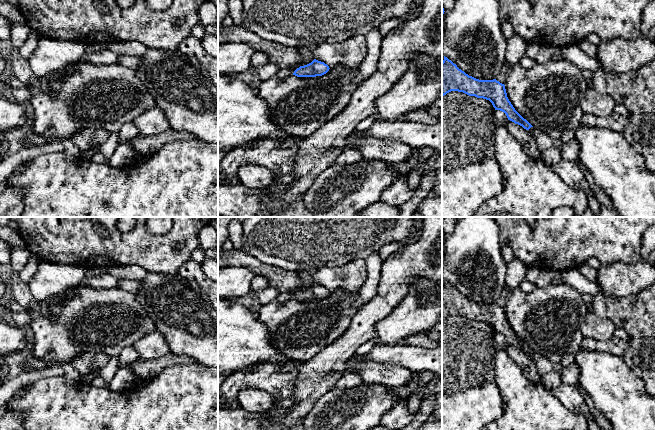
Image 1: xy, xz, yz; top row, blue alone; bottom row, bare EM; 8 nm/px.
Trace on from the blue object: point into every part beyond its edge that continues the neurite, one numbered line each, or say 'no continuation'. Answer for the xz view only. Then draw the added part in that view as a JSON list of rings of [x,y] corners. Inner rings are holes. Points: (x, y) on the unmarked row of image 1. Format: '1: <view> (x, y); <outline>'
no continuation

